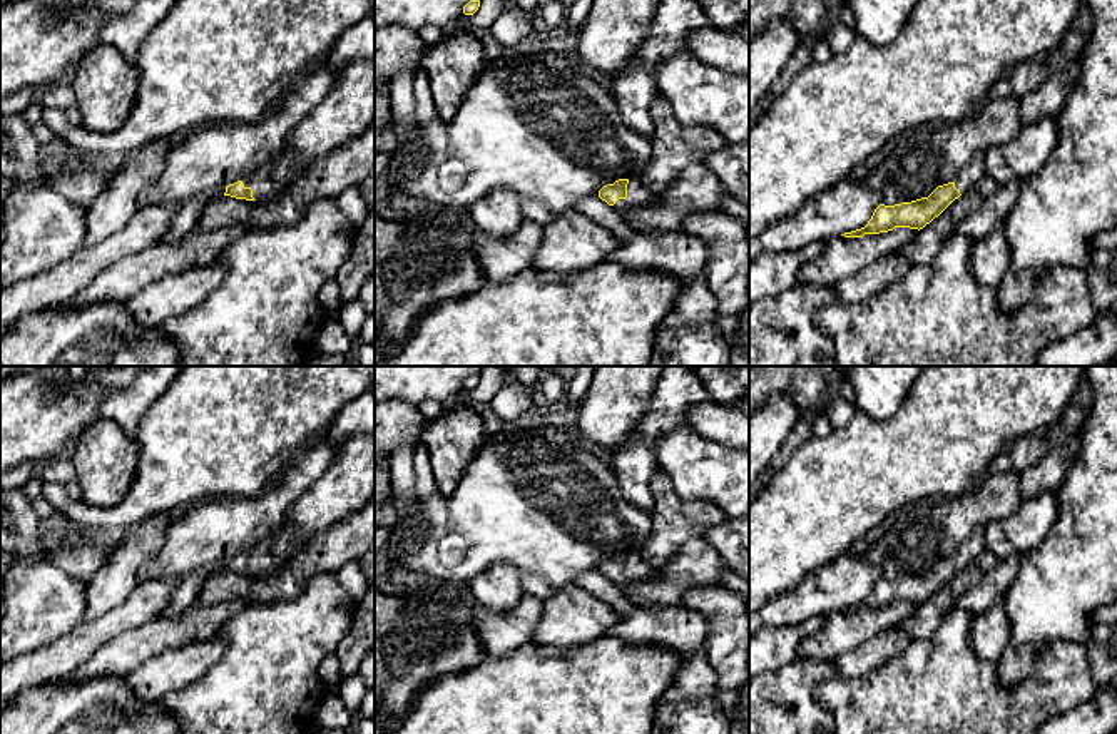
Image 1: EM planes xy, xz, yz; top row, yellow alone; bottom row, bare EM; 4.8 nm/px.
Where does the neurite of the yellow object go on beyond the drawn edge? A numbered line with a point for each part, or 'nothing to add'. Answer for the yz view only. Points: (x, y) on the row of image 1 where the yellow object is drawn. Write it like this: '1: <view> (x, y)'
1: yz (975, 169)

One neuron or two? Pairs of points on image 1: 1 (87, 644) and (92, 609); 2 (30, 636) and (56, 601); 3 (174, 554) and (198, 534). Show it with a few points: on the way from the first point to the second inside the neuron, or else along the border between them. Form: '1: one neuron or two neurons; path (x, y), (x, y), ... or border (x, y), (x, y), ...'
1: two neurons; border (124, 599), (97, 617), (82, 621)
2: one neuron; path (30, 627), (47, 609)
3: one neuron; path (179, 552), (193, 539)

